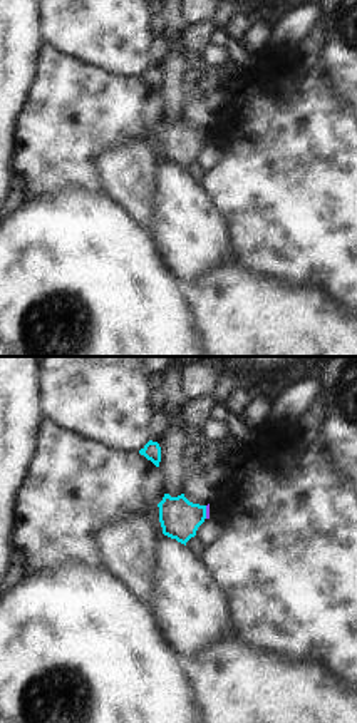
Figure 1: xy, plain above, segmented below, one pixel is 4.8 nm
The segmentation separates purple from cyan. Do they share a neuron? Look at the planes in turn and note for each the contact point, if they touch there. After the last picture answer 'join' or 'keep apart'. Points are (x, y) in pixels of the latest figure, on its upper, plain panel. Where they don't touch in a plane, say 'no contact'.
(206, 138)

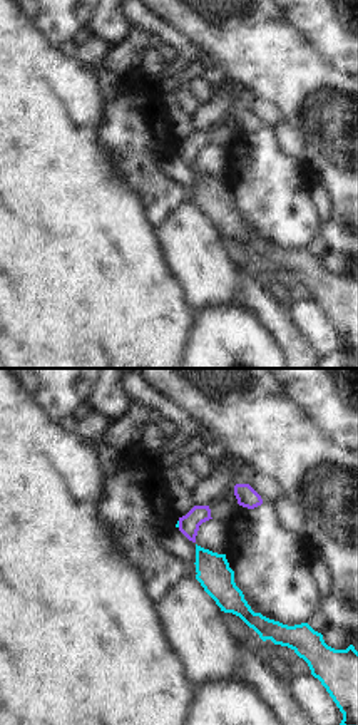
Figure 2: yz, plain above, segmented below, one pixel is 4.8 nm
(179, 149)

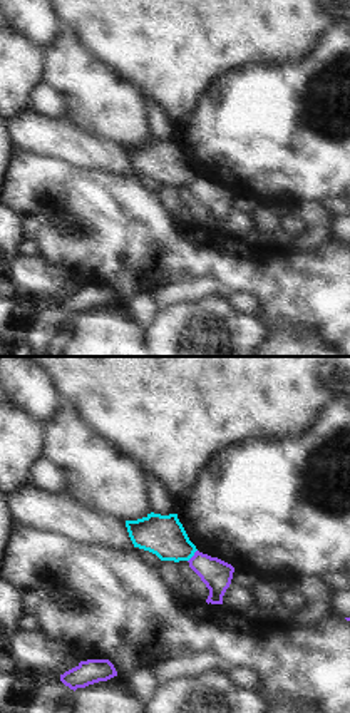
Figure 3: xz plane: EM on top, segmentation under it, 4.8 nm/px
(193, 181)

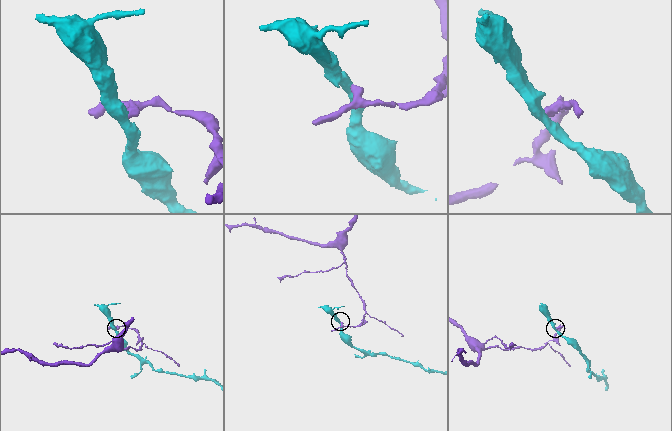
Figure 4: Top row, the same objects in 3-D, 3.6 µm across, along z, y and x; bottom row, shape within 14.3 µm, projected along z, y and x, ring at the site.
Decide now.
keep apart

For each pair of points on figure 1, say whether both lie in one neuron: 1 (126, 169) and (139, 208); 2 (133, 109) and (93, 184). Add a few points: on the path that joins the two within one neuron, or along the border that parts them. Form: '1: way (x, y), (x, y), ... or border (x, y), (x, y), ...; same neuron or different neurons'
1: way (129, 179), (136, 198); same neuron
2: way (114, 126), (87, 153), (87, 166); same neuron

